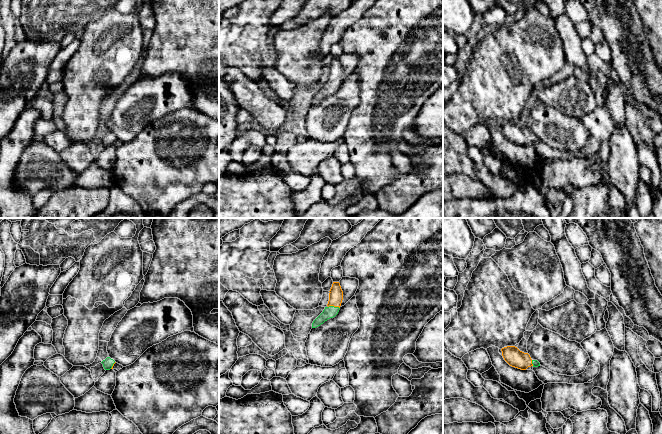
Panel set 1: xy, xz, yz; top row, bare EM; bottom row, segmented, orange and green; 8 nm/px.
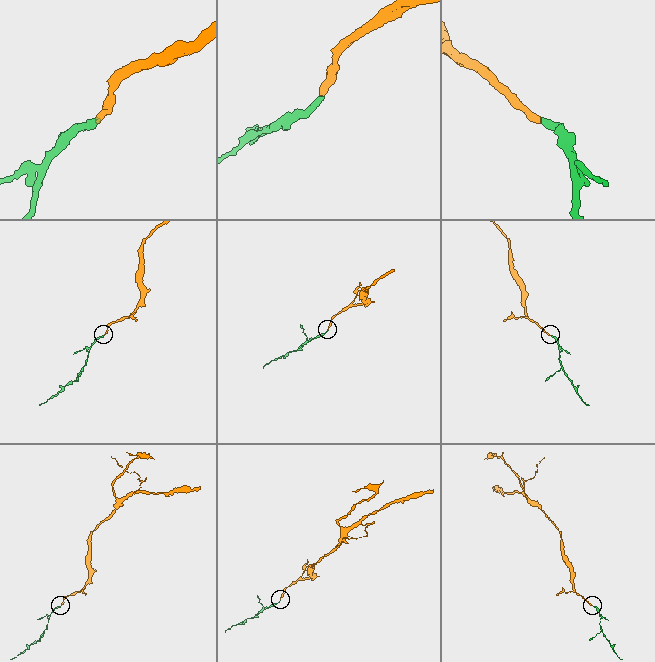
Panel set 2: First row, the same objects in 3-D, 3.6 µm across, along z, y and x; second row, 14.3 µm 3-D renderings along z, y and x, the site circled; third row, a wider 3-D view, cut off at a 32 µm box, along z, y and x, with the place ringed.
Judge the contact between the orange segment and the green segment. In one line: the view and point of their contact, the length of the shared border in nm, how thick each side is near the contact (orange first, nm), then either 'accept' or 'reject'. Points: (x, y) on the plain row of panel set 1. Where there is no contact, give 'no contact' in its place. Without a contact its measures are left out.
contact xz (334, 82); length 100 nm; calibres 110 and 100 nm; accept

